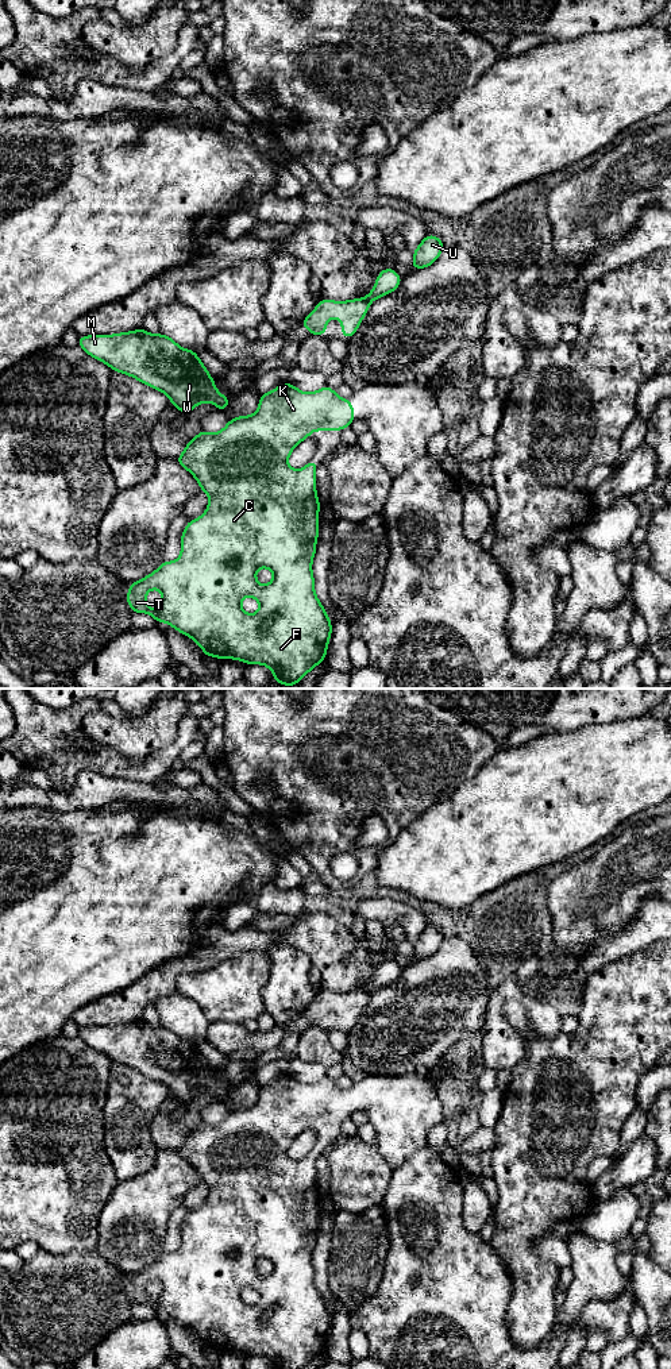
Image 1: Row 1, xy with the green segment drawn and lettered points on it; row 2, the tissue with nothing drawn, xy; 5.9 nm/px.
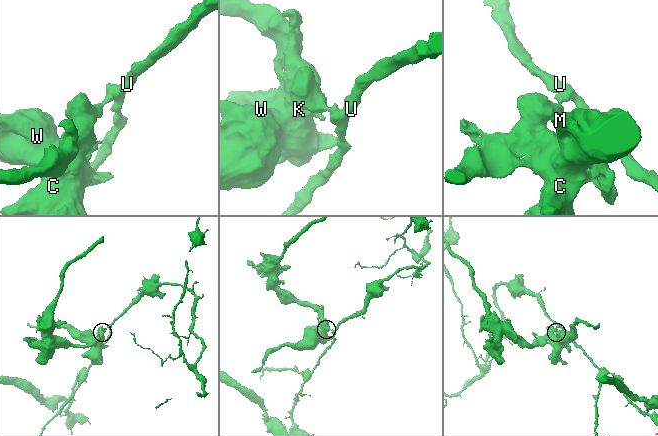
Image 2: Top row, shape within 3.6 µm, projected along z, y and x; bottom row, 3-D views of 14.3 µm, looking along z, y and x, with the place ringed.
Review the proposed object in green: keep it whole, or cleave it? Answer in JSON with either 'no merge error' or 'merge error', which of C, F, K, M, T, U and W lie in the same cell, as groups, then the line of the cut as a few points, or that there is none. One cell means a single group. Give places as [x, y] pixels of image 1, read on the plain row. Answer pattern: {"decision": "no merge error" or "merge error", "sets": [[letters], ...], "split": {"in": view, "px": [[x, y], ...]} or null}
{"decision": "merge error", "sets": [["C", "F", "K", "M", "T", "W"], ["U"]], "split": {"in": "xy", "px": [[365, 988], [369, 994]]}}

